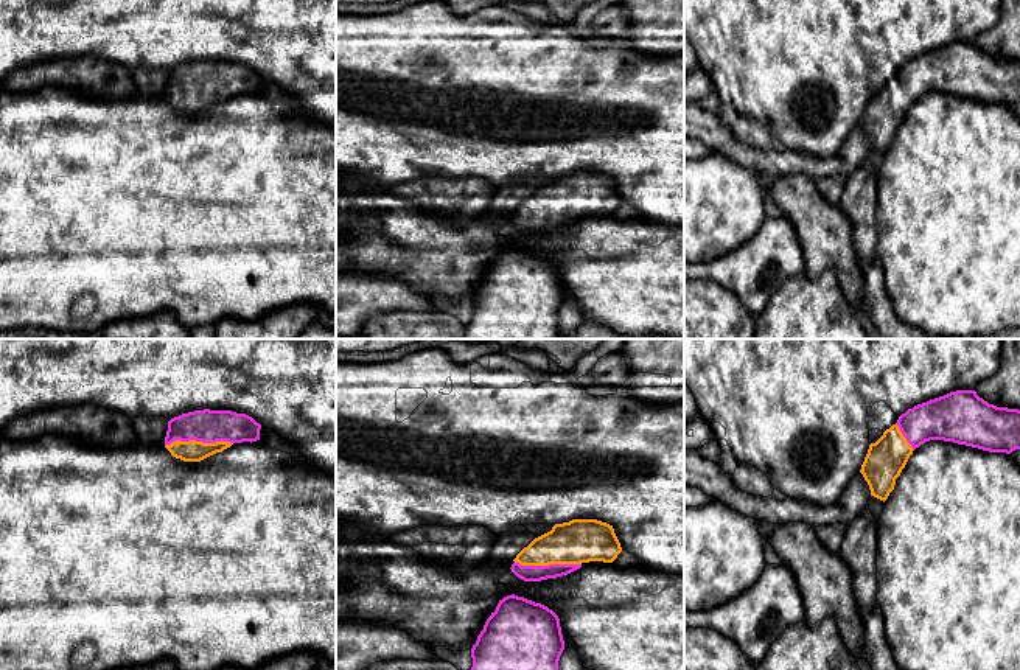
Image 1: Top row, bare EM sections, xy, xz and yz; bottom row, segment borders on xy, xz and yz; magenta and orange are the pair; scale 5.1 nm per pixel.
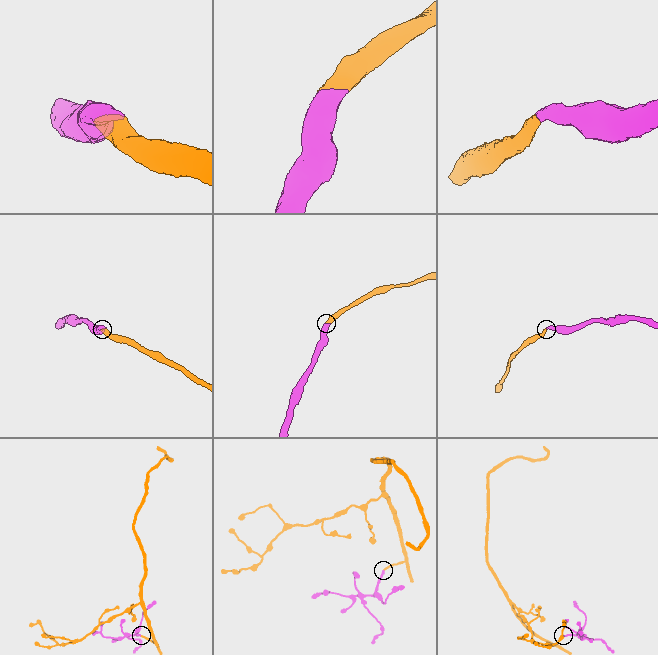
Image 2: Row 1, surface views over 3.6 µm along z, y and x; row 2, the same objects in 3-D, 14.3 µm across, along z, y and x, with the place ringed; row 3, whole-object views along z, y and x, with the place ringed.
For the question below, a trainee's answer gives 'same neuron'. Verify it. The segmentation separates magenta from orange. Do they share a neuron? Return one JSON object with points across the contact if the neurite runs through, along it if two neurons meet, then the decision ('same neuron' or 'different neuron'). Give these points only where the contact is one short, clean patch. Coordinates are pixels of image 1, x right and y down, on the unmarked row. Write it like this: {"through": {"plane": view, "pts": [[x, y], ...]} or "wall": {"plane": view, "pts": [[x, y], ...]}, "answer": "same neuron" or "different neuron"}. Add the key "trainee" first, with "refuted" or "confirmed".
{"trainee": "confirmed", "through": {"plane": "xy", "pts": [[209, 78], [198, 92], [188, 103]]}, "answer": "same neuron"}

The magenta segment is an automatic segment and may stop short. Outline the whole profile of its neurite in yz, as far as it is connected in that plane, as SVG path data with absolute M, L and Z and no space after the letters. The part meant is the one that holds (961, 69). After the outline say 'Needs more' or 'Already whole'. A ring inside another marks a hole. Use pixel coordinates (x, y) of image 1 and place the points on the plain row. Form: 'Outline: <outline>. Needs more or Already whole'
Outline: M956 42L917 56L869 96L860 124L871 148L886 152L916 99L930 92L989 104L1020 101L1020 62L997 59L975 42Z. Needs more

